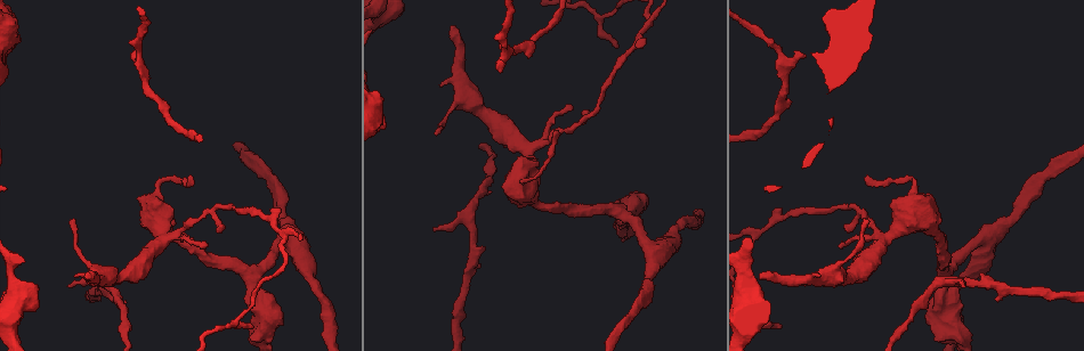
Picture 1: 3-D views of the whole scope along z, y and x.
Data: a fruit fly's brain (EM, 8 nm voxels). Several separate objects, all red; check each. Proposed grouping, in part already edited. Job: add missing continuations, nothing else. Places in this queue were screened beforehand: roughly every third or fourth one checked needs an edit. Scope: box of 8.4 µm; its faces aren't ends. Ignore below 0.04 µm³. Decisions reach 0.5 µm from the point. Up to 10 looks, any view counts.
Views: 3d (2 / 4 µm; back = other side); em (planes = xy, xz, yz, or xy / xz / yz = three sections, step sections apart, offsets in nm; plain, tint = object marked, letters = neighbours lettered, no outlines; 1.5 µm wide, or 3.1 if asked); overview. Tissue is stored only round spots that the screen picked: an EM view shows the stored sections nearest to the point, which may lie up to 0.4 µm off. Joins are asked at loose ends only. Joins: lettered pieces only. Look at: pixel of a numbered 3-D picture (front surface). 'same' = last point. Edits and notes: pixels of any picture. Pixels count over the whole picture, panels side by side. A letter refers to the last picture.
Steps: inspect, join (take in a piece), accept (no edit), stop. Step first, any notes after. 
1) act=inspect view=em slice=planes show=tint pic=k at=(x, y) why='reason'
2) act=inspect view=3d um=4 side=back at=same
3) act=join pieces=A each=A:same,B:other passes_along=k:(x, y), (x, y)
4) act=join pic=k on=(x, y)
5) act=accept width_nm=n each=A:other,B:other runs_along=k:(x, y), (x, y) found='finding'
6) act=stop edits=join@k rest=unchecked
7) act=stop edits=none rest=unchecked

act=inspect view=3d um=2 pic=1 at=(553, 130) why='thin end'

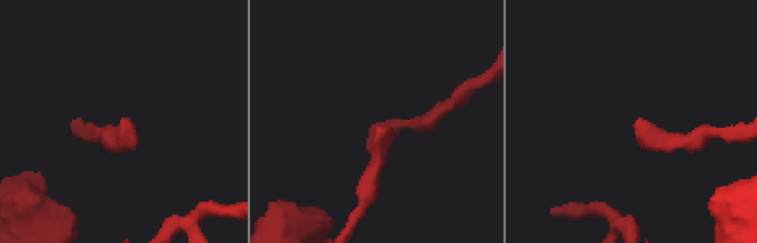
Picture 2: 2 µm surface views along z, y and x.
act=inspect view=em slice=planes show=plain pic=2 at=(374, 133)

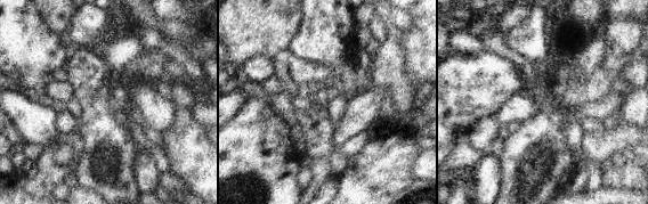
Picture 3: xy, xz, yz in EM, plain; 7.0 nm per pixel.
act=inspect view=em slice=planes show=letters at=same

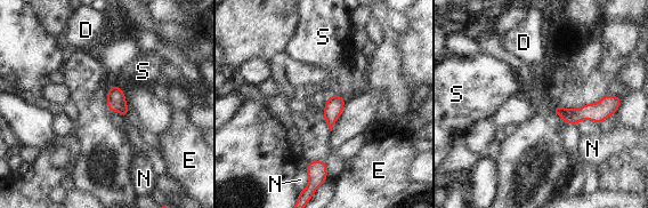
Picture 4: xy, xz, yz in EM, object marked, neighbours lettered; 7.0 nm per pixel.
act=accept each=D:other,E:other,N:other,S:other found='none of them fits'

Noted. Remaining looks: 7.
act=inspect view=em slice=yz step=8 show=letters pic=1 at=(90, 272) why='an open end'

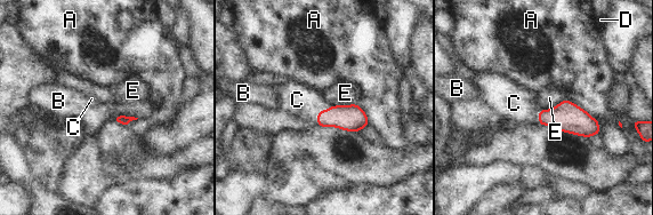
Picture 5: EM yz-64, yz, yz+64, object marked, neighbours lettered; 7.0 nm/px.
act=join pieces=C each=A:other,B:other,C:same,D:other,E:other passes_along=5:(351, 118), (317, 112), (297, 100) found='it goes on there'

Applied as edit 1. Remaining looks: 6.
act=inspect view=overview why='see it whole again'

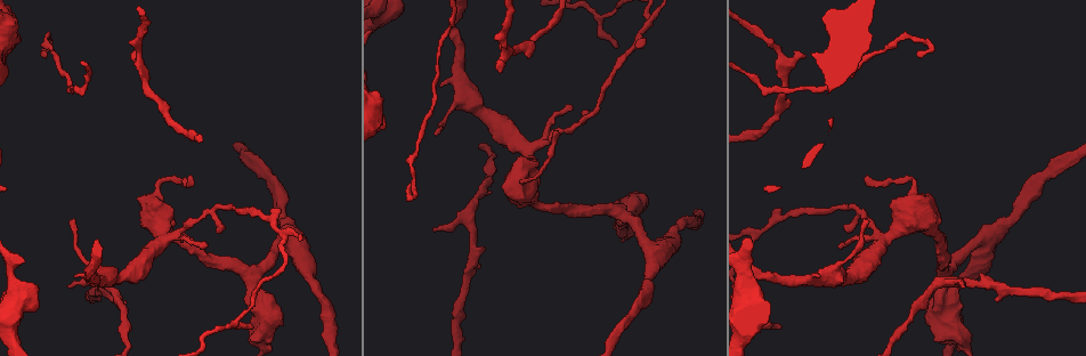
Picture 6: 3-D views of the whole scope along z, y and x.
act=inspect view=em slice=planes show=tint pic=6 at=(66, 286) why='thin end'

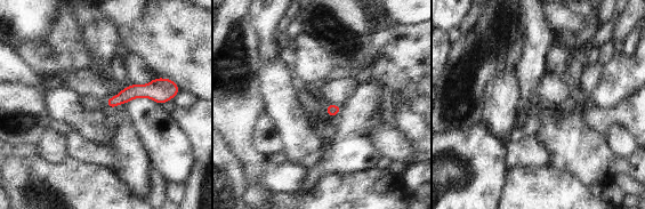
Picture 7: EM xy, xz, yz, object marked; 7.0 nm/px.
act=inspect view=em slice=planes show=letters at=same

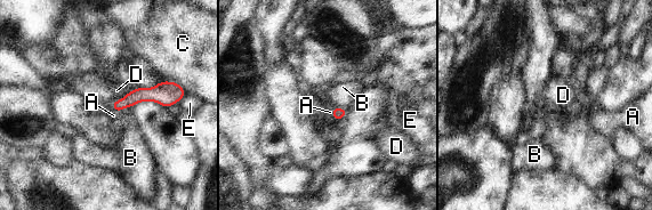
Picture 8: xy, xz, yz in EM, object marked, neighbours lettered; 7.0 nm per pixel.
act=accept width_nm=90 each=A:other,B:other,C:other,D:other,E:other runs_along=8:(176, 95), (137, 95), (115, 106) found='no lettered piece goes on from it'

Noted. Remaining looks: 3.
act=inspect view=em slice=yz step=4 show=letters pic=6 at=(250, 325) why='free end'

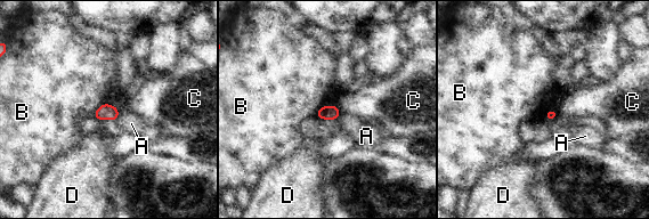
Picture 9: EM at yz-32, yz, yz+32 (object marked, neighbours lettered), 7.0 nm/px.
act=accept each=A:other,B:other,C:other,D:other border=9:(105, 103), (118, 108), (118, 120) found='none of them fits'

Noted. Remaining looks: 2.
act=stop edits=join@5 rest=unchecked

